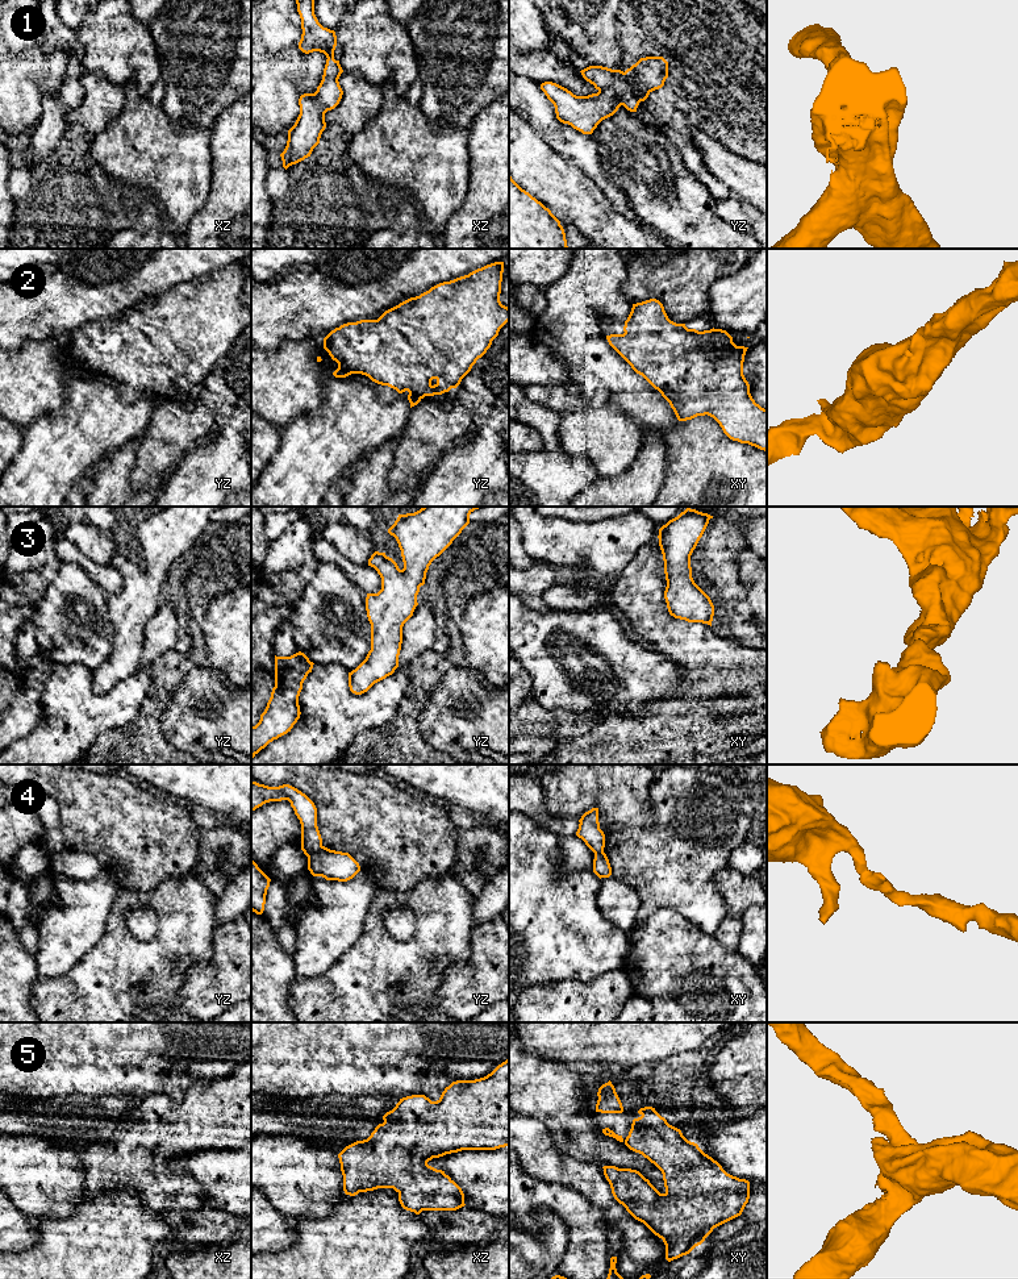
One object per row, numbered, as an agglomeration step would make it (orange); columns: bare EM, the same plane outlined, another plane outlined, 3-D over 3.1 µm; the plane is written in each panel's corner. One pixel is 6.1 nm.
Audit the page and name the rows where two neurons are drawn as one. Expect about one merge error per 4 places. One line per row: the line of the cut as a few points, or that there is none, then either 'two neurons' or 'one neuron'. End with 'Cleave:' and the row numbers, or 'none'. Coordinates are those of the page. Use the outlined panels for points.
1: no cut | one neuron
2: no cut | one neuron
3: no cut | one neuron
4: yz (322, 846), (308, 857) | two neurons
5: no cut | one neuron
Cleave: 4

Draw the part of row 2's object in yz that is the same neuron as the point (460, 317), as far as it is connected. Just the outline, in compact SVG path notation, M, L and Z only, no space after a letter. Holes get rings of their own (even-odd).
M495 262L439 283L385 311L377 320L335 328L324 338L324 349L338 363L333 375L346 378L362 374L399 393L408 391L410 408L425 396L456 388L509 321L509 308L500 301L502 272L504 262Z

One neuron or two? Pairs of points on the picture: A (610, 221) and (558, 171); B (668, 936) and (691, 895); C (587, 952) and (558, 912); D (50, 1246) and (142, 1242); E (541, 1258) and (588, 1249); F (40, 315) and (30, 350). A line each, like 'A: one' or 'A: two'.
A: one
B: two
C: one
D: one
E: two
F: two

